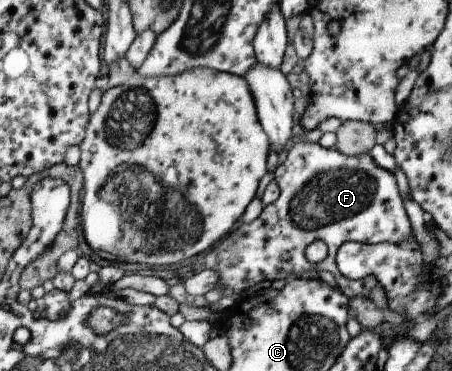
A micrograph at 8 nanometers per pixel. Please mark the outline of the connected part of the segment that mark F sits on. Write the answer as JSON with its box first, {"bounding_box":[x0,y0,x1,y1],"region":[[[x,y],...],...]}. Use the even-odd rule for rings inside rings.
{"bounding_box":[203,138,411,300],"region":[[[297,138],[294,147],[289,151],[287,159],[276,167],[275,178],[280,187],[276,201],[264,206],[261,215],[251,223],[240,222],[237,227],[211,250],[203,263],[207,269],[219,273],[219,285],[222,296],[233,293],[252,292],[267,286],[275,279],[297,279],[301,273],[309,271],[329,271],[336,279],[339,290],[351,300],[353,297],[369,297],[373,287],[377,287],[377,278],[367,275],[358,280],[348,280],[343,276],[335,263],[337,249],[347,241],[361,244],[401,243],[411,237],[411,222],[405,212],[403,200],[397,189],[394,173],[378,165],[369,153],[361,153],[351,157],[337,151],[337,148],[324,148],[319,142],[309,143]],[[319,239],[328,247],[327,257],[312,264],[305,257],[305,249]]]}

